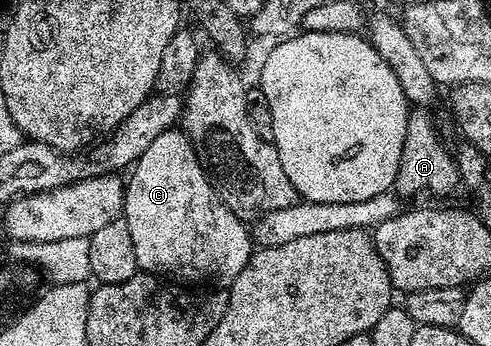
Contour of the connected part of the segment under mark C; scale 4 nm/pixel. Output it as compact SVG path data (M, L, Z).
M173 127L160 134L160 138L153 140L152 146L148 146L144 154L140 154L128 175L130 180L128 176L125 181L124 219L132 234L132 247L136 250L139 269L159 278L181 278L198 286L229 286L236 274L240 274L240 270L244 270L244 266L250 261L252 232L247 225L246 228L242 225L245 224L243 217L233 212L210 185L206 171L198 161L196 150L185 132Z

